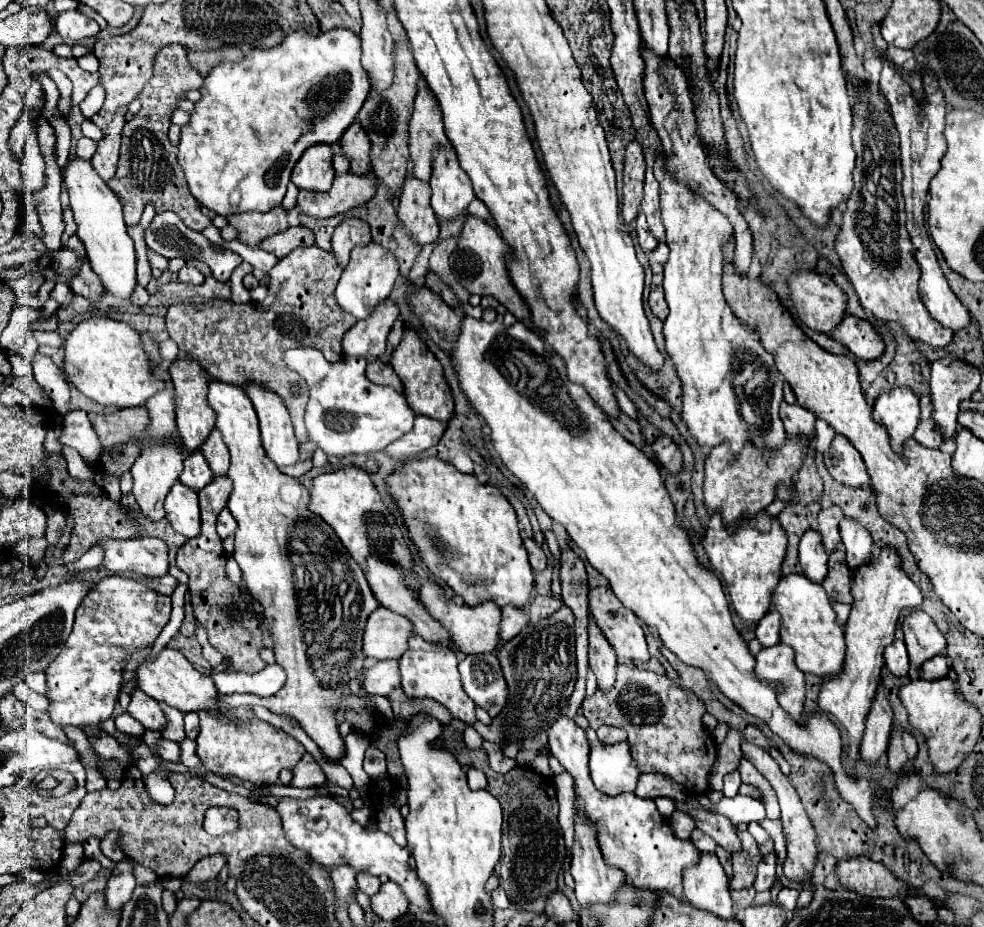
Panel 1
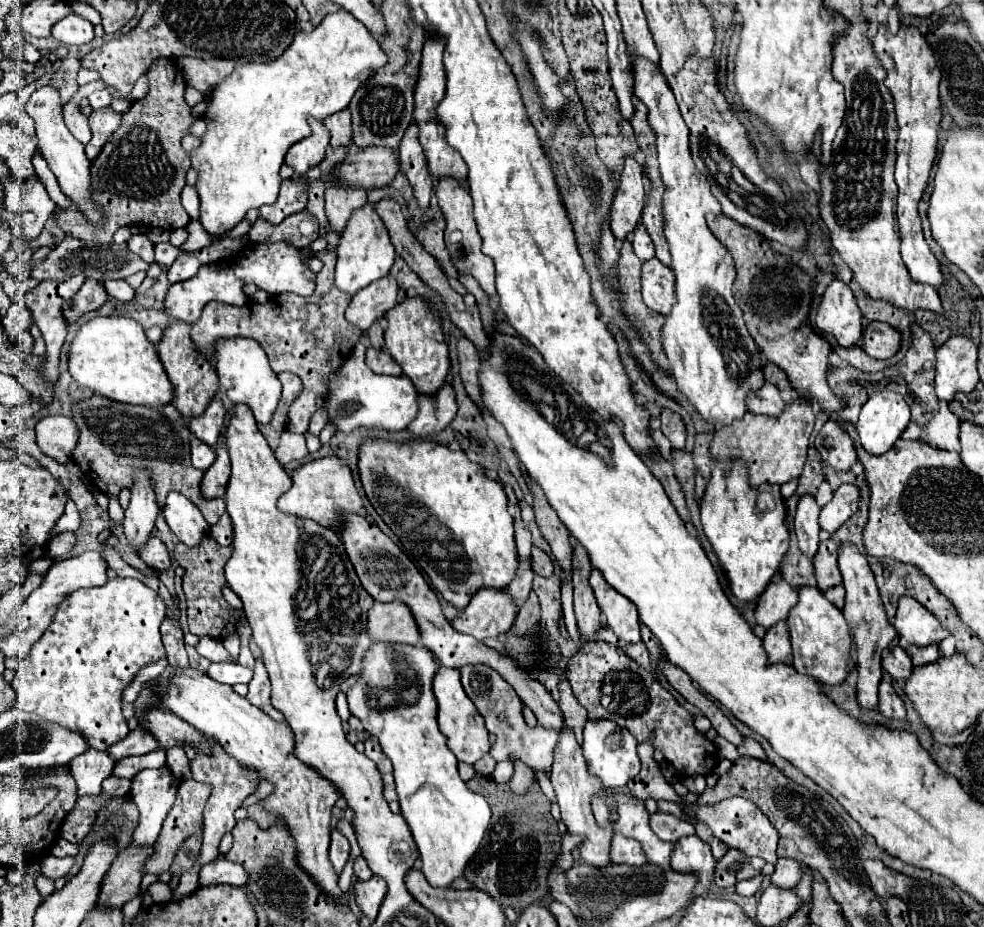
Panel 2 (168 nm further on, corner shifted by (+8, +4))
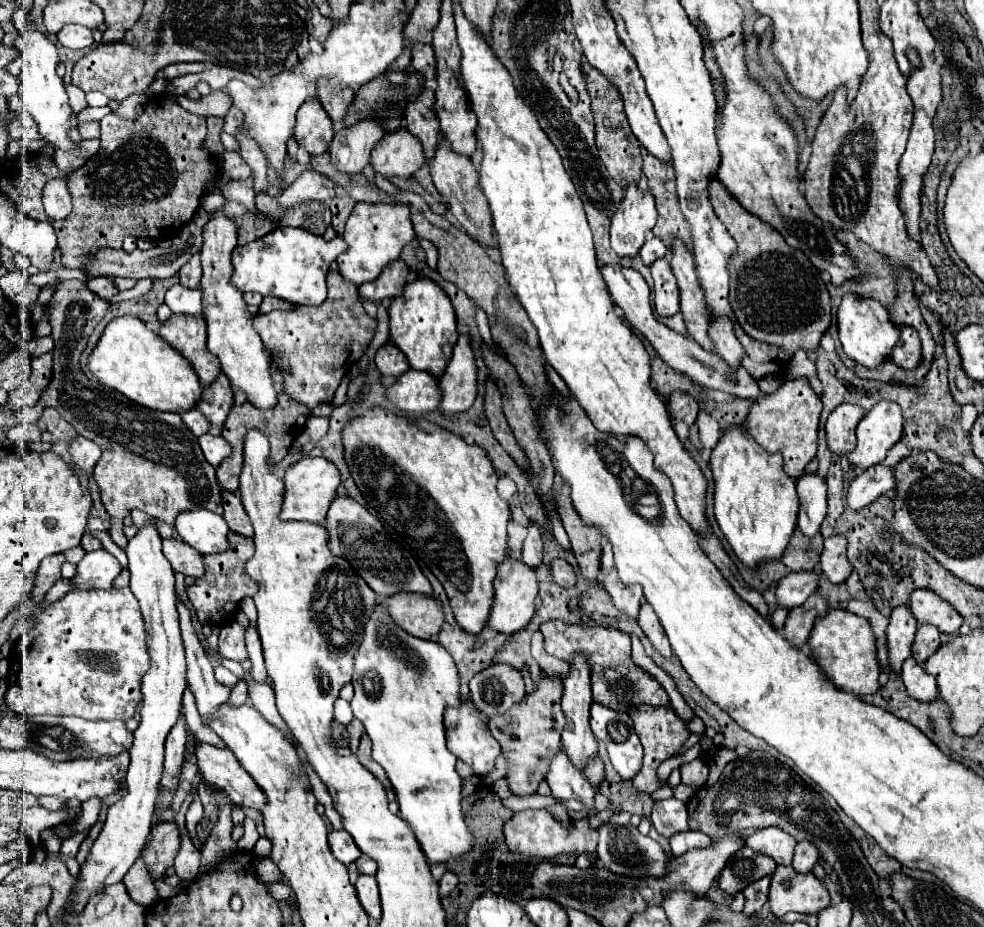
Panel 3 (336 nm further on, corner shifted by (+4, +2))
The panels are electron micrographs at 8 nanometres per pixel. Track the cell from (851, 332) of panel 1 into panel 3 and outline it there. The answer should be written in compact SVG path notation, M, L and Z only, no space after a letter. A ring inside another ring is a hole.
M901 326L901 342L893 348L891 360L901 368L915 368L921 362L921 340L909 326Z

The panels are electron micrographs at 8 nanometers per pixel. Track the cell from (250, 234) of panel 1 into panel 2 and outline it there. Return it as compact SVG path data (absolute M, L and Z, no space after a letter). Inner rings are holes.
M287 180L281 184L277 202L259 208L259 218L271 224L281 224L287 216L305 210L305 202L307 202L307 186L299 180Z

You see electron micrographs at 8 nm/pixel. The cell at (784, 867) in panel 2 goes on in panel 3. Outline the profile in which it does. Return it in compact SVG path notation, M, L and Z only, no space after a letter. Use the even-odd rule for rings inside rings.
M801 840L801 842L797 842L797 848L795 848L793 868L797 872L811 872L817 858L819 858L819 850L815 848L815 844L811 844L809 840Z

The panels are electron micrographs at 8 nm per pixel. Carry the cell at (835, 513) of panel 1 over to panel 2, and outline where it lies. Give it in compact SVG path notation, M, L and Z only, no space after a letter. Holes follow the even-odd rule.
M841 484L835 490L831 502L827 502L821 508L821 514L819 514L821 528L827 532L835 532L847 518L855 514L857 502L859 502L859 488L853 484Z

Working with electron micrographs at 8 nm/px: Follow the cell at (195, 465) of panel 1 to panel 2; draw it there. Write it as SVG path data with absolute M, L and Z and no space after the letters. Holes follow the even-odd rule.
M195 436L191 438L191 464L199 470L207 470L215 460L215 450L205 446L201 440L195 440Z

